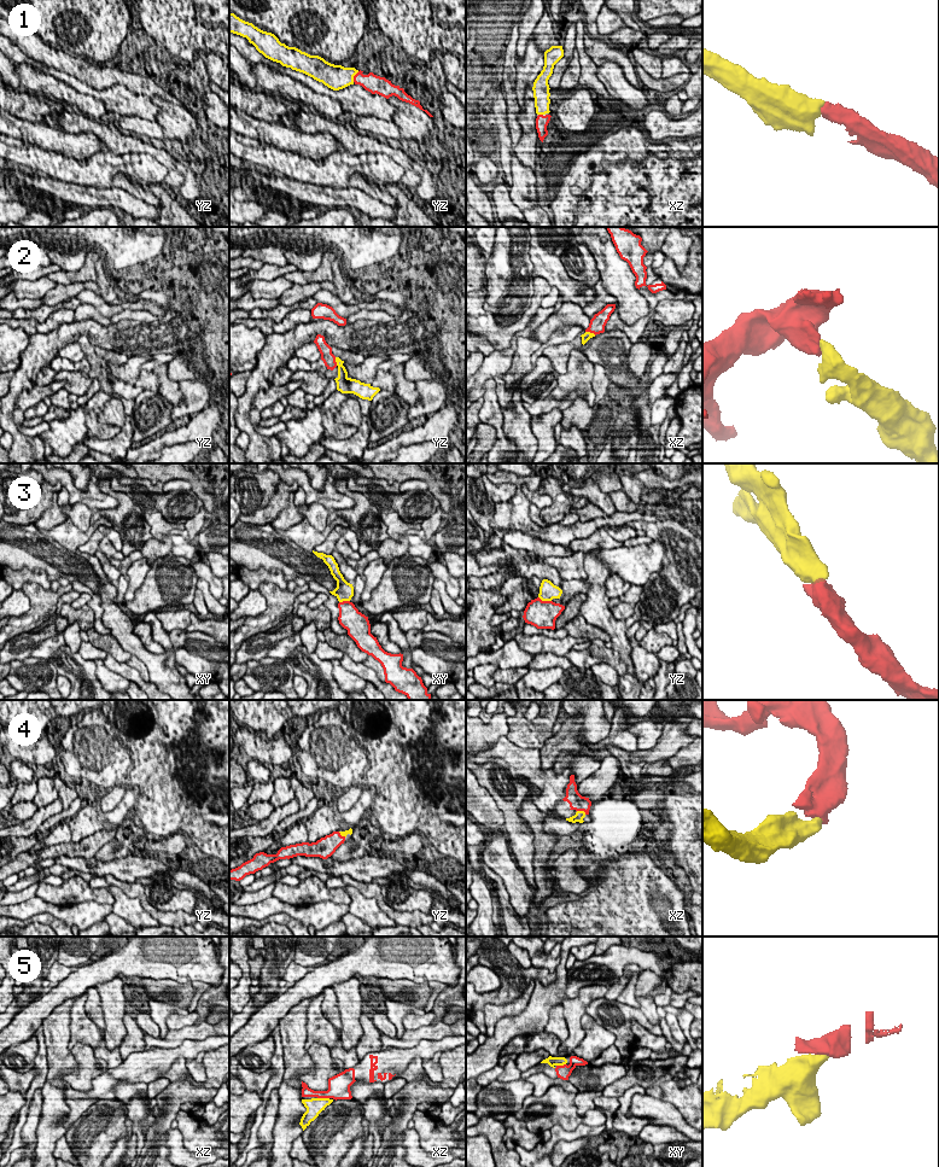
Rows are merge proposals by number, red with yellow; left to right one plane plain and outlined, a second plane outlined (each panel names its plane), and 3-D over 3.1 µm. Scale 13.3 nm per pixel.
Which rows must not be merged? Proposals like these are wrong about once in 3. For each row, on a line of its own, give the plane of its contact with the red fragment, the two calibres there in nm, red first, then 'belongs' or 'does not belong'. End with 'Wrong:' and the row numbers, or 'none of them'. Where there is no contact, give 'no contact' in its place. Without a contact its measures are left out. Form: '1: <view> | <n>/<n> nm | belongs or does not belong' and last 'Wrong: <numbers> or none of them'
1: yz | 240/320 nm | belongs
2: xz | 220/120 nm | belongs
3: yz | 380/240 nm | belongs
4: xz | 220/130 nm | belongs
5: xz | 280/220 nm | belongs
Wrong: none of them

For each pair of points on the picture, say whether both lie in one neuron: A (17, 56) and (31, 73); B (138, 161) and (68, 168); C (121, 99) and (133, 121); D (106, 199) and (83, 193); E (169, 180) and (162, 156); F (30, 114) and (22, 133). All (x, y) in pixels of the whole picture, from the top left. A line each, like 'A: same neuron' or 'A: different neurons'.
A: different neurons
B: same neuron
C: different neurons
D: same neuron
E: same neuron
F: different neurons

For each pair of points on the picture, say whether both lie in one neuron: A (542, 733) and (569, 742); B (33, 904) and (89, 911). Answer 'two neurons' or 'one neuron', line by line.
A: two neurons
B: one neuron

